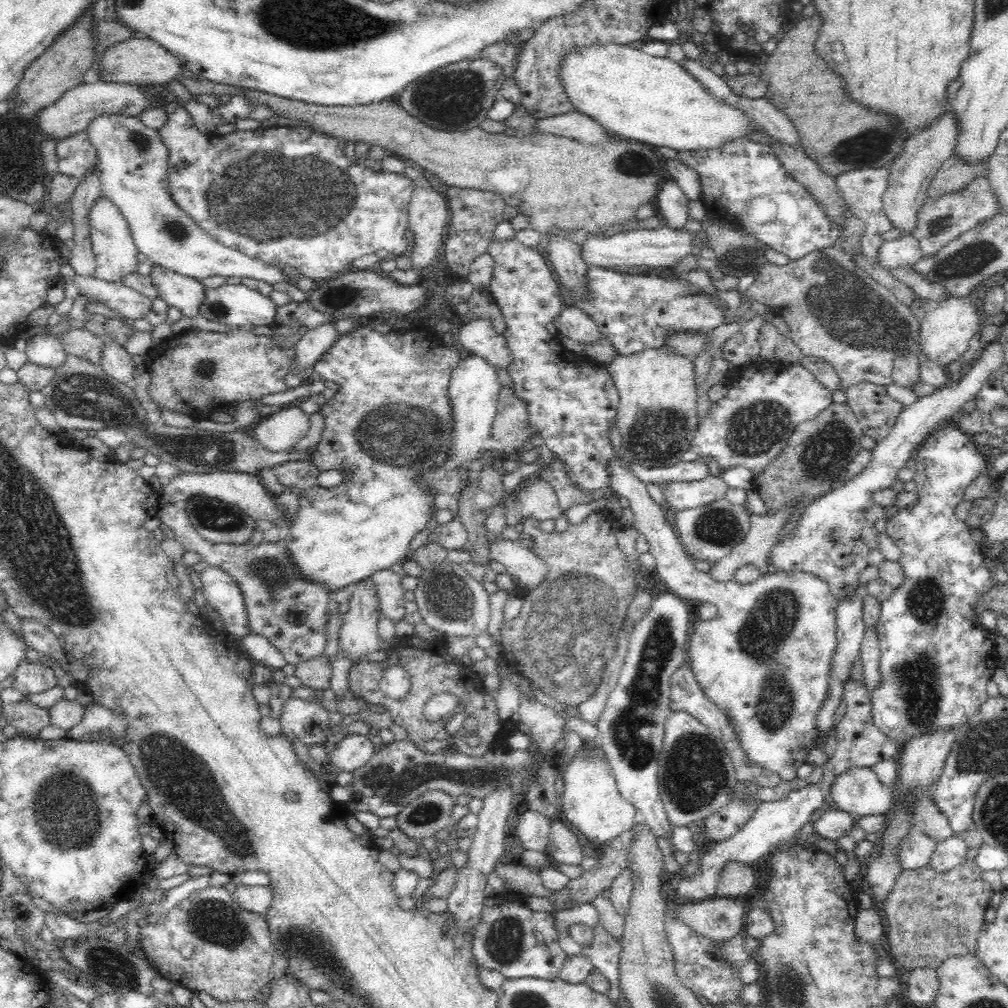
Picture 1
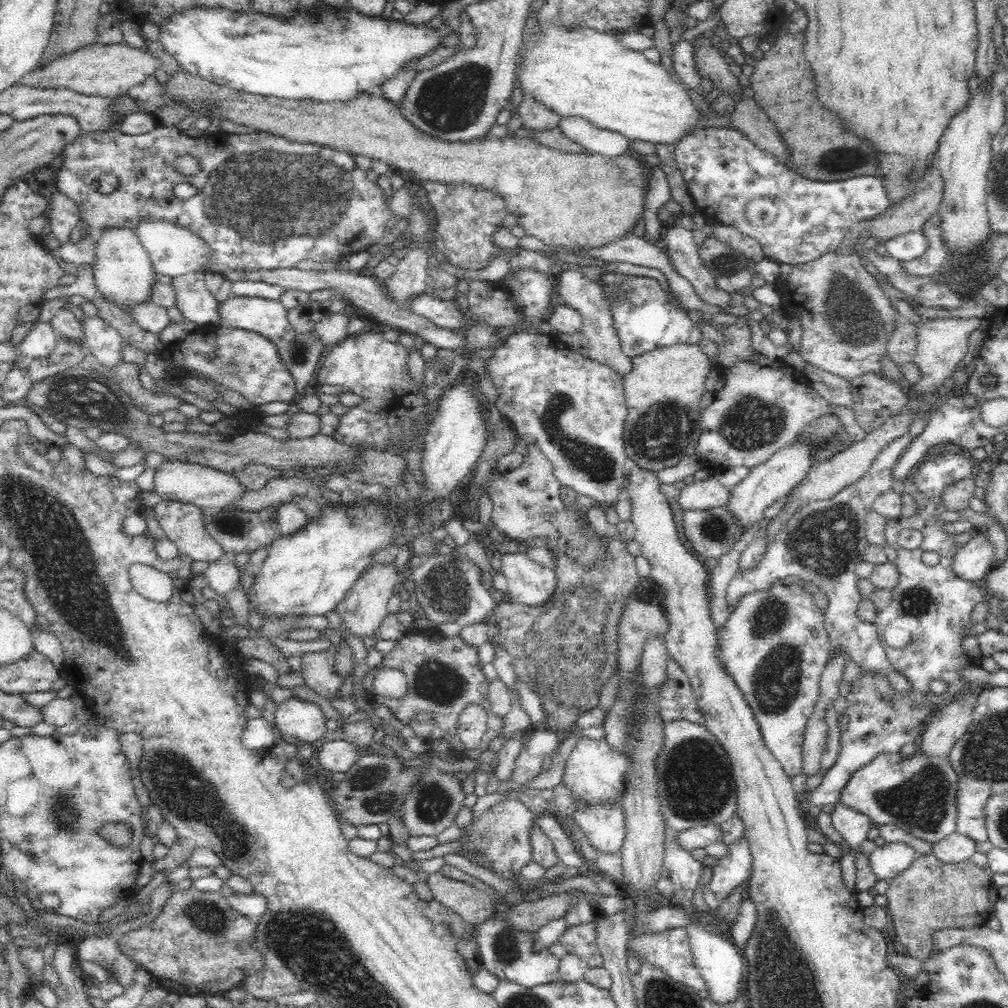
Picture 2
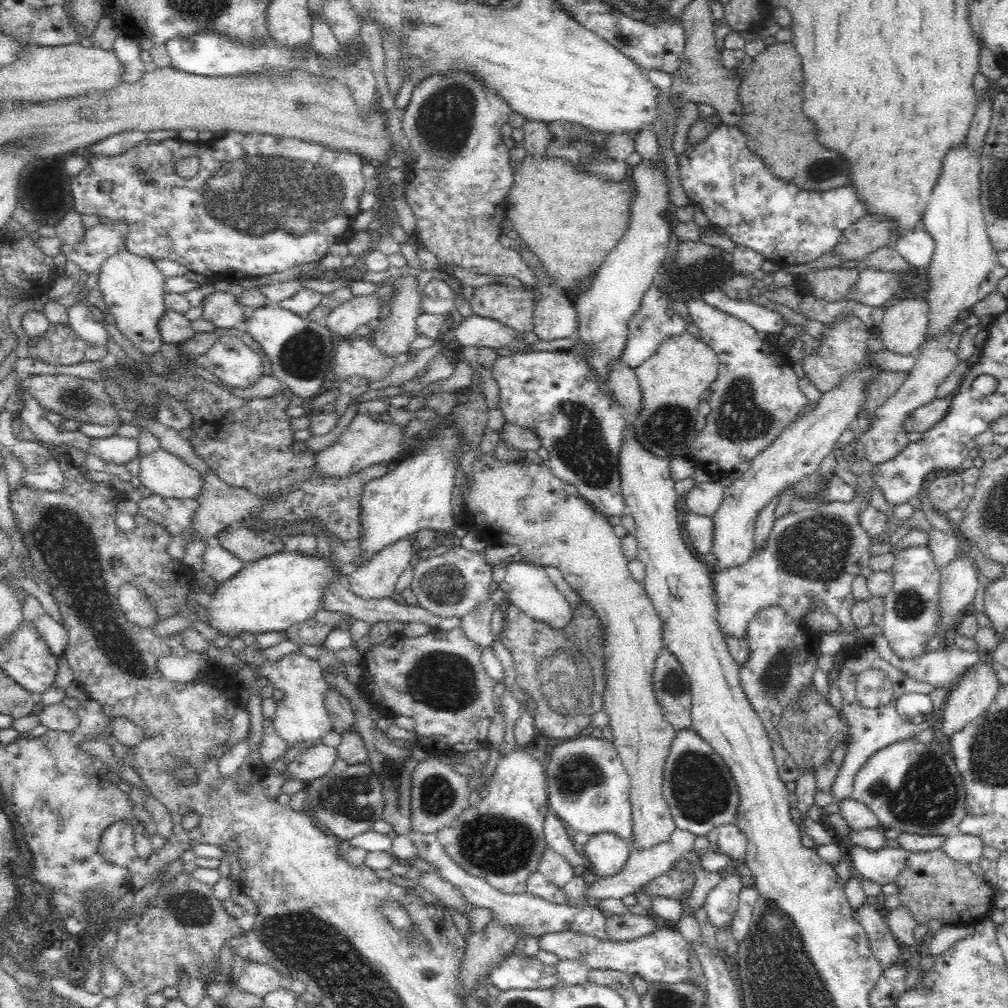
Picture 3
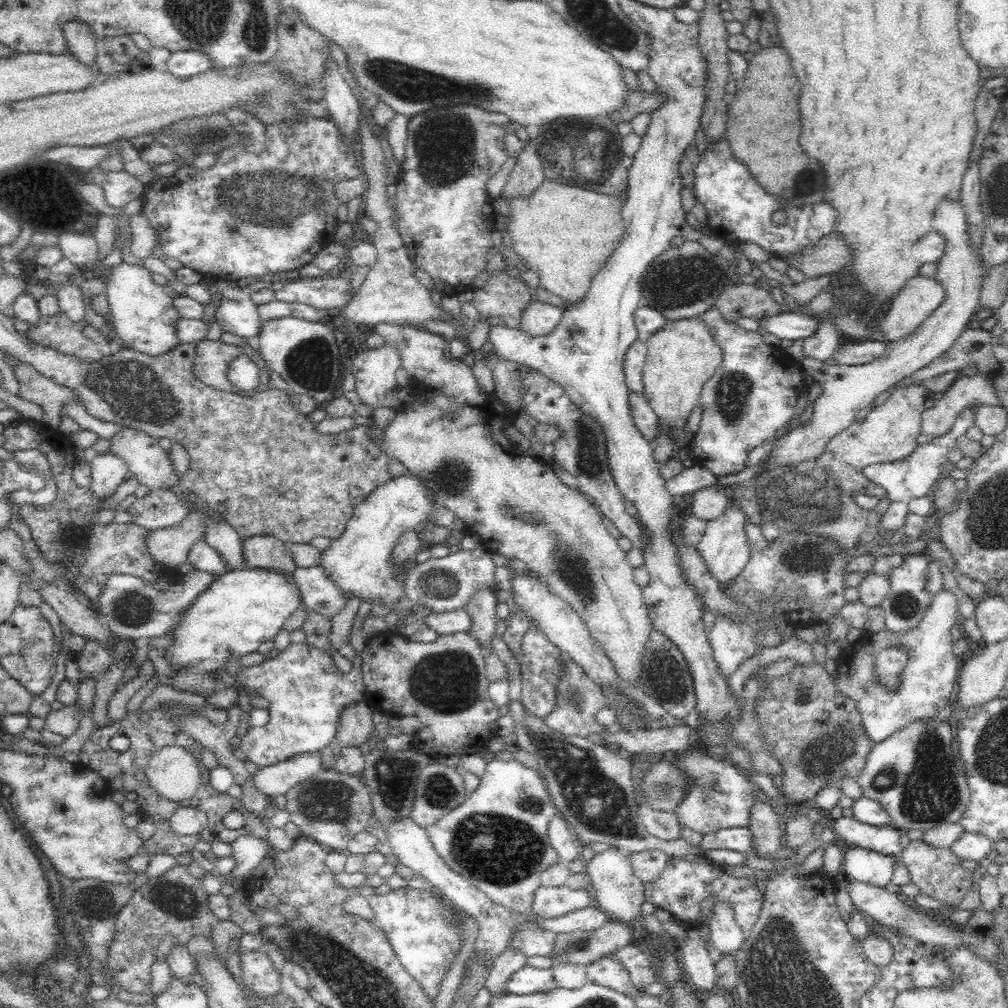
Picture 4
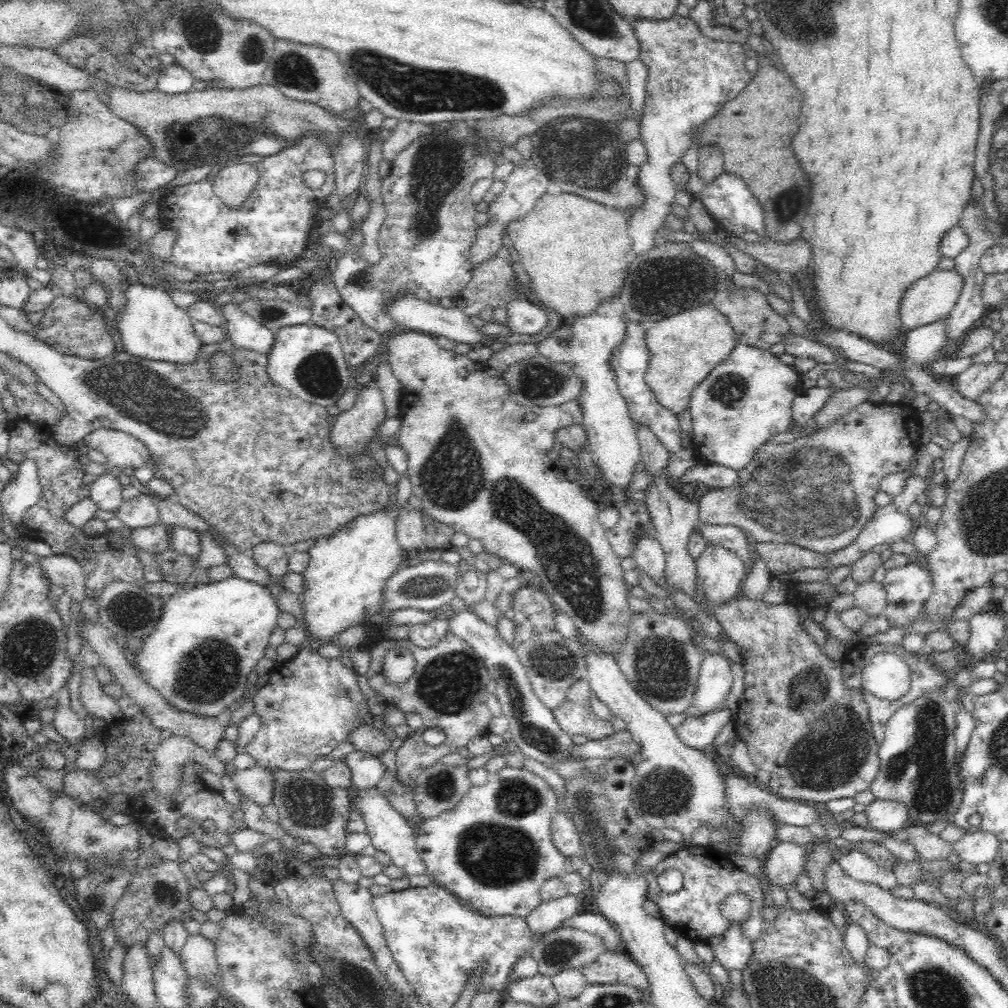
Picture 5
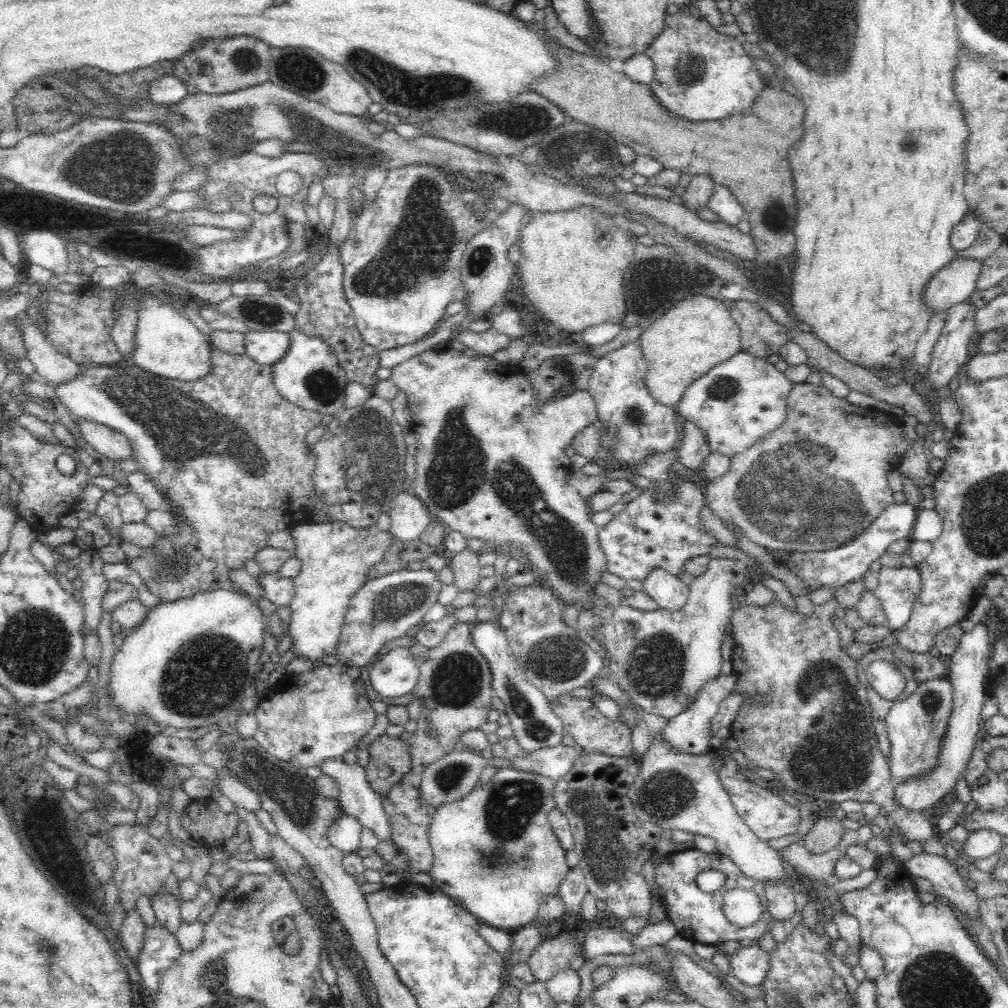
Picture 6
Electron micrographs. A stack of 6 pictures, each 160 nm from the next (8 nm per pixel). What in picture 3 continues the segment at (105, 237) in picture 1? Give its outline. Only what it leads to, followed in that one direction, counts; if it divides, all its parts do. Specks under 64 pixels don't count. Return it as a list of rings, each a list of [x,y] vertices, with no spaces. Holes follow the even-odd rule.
[[[126,248],[110,256],[98,272],[98,288],[110,309],[116,331],[121,331],[144,354],[154,354],[163,340],[160,339],[158,322],[167,310],[164,305],[165,277],[148,258],[130,253]]]

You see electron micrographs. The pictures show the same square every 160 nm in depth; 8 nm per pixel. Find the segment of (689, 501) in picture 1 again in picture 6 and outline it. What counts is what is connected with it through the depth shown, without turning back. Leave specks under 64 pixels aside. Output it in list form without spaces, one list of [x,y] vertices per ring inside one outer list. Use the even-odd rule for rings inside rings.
[[[807,383],[795,384],[792,387],[787,398],[787,405],[787,419],[774,432],[758,439],[747,451],[733,456],[730,470],[725,475],[709,480],[706,493],[701,496],[702,503],[708,505],[710,511],[718,516],[724,526],[740,529],[752,542],[769,550],[782,548],[800,552],[825,551],[842,546],[854,540],[861,531],[865,531],[869,524],[884,511],[884,508],[895,503],[892,489],[888,486],[887,474],[897,470],[904,453],[909,448],[908,437],[903,430],[902,412],[899,410],[882,412],[872,406],[850,404],[848,401],[833,395],[824,385],[815,386]]]

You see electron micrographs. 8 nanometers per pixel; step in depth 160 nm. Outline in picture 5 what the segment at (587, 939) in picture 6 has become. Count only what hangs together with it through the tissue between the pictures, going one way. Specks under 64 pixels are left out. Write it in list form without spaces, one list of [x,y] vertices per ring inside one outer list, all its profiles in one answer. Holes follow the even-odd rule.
[[[591,908],[583,912],[576,912],[574,916],[566,918],[562,924],[562,928],[575,928],[580,929],[590,934],[599,936],[603,942],[606,942],[610,950],[620,949],[623,950],[623,942],[621,936],[616,929],[616,926],[611,923],[602,913]]]

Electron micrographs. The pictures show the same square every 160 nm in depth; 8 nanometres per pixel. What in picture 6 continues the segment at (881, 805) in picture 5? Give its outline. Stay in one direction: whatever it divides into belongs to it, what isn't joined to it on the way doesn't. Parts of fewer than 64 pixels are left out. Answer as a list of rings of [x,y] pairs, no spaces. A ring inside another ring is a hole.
[[[981,621],[962,635],[958,648],[947,657],[949,673],[946,677],[951,680],[954,700],[948,732],[944,734],[940,762],[930,774],[895,786],[893,798],[898,806],[928,813],[929,809],[942,798],[954,794],[956,778],[961,772],[965,772],[967,763],[971,760],[976,736],[981,726],[981,711],[986,698],[985,681],[991,675],[988,662],[993,648],[994,642],[990,640],[988,627]]]

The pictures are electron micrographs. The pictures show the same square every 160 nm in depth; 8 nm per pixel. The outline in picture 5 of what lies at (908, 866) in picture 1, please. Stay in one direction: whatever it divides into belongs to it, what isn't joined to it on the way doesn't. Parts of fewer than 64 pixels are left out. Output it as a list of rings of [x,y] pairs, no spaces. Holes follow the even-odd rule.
[[[852,850],[848,855],[836,854],[835,857],[841,869],[853,879],[877,884],[886,890],[897,885],[894,873],[880,867],[865,851]]]

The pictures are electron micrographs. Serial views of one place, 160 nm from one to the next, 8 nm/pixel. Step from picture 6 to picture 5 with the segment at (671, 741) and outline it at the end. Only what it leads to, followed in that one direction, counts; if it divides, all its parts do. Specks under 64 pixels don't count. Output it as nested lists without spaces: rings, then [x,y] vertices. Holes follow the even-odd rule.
[[[704,652],[699,668],[699,679],[692,708],[685,714],[687,717],[701,717],[717,709],[725,701],[732,688],[732,662],[720,653]]]

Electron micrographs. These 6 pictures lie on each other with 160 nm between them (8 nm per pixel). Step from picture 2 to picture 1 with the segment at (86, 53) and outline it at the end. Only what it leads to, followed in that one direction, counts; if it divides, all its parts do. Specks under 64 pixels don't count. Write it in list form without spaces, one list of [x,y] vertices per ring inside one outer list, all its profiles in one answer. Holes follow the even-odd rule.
[[[133,36],[130,39],[113,44],[105,49],[102,58],[100,80],[106,82],[124,82],[145,86],[145,84],[161,84],[182,76],[184,64],[162,45],[146,37]]]

